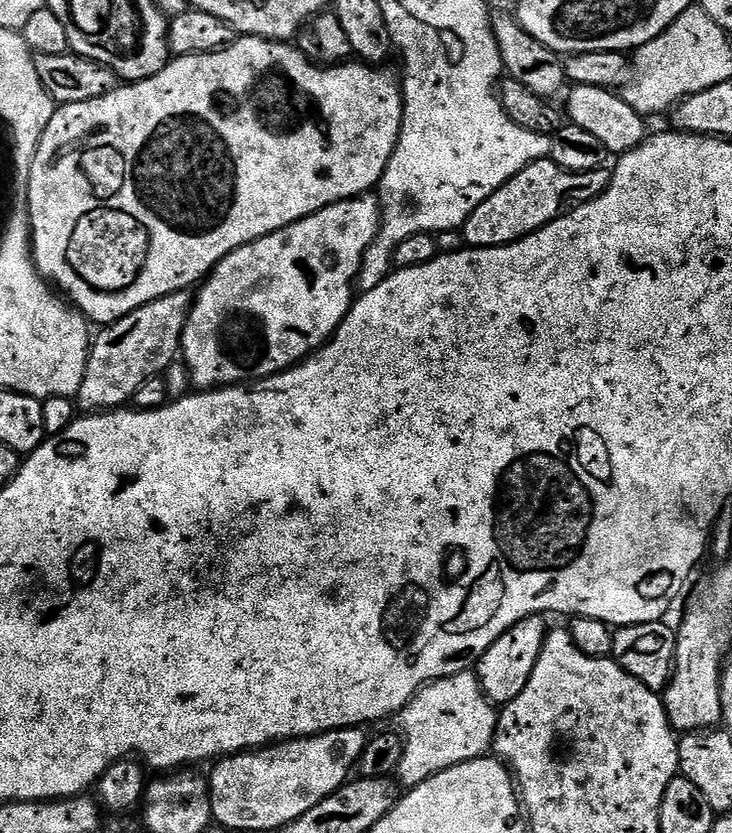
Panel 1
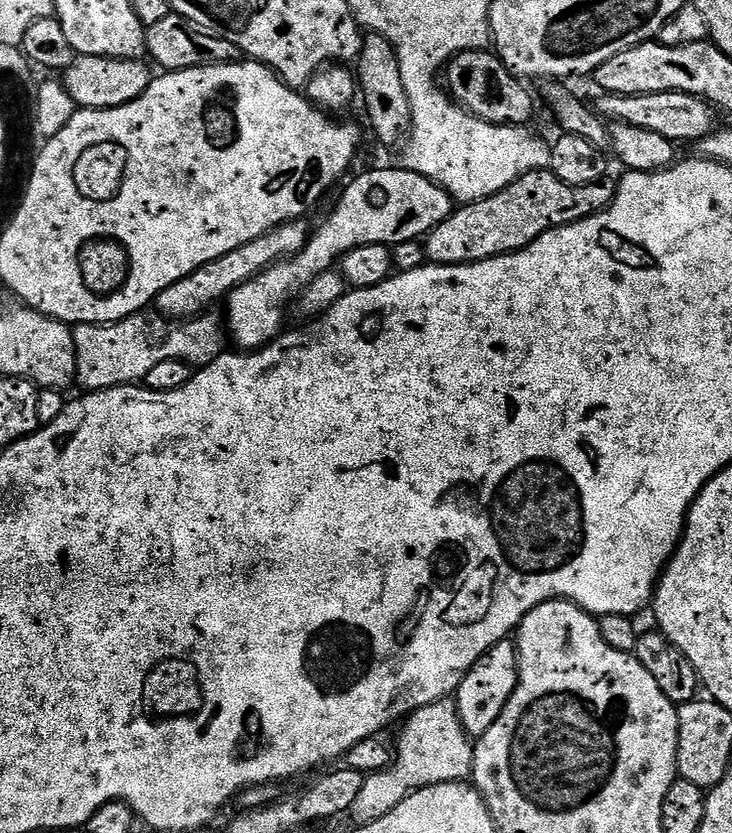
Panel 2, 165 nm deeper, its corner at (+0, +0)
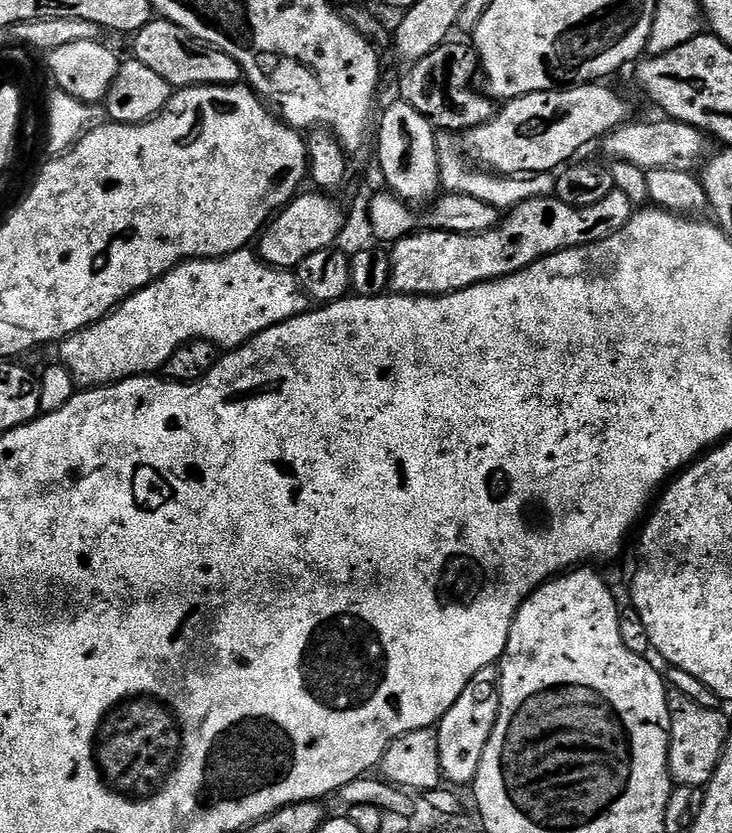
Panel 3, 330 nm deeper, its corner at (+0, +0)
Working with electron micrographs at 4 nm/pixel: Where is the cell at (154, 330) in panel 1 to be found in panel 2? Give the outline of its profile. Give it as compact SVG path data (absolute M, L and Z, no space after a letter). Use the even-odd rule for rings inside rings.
M301 218L290 220L271 228L266 234L254 238L254 242L246 242L246 246L238 246L238 250L230 250L230 254L222 254L214 262L206 262L197 272L182 278L174 286L170 286L161 296L157 296L154 304L172 318L191 318L199 316L211 306L215 300L223 301L238 286L250 282L268 268L273 268L279 260L287 260L304 249L310 235L309 221Z

